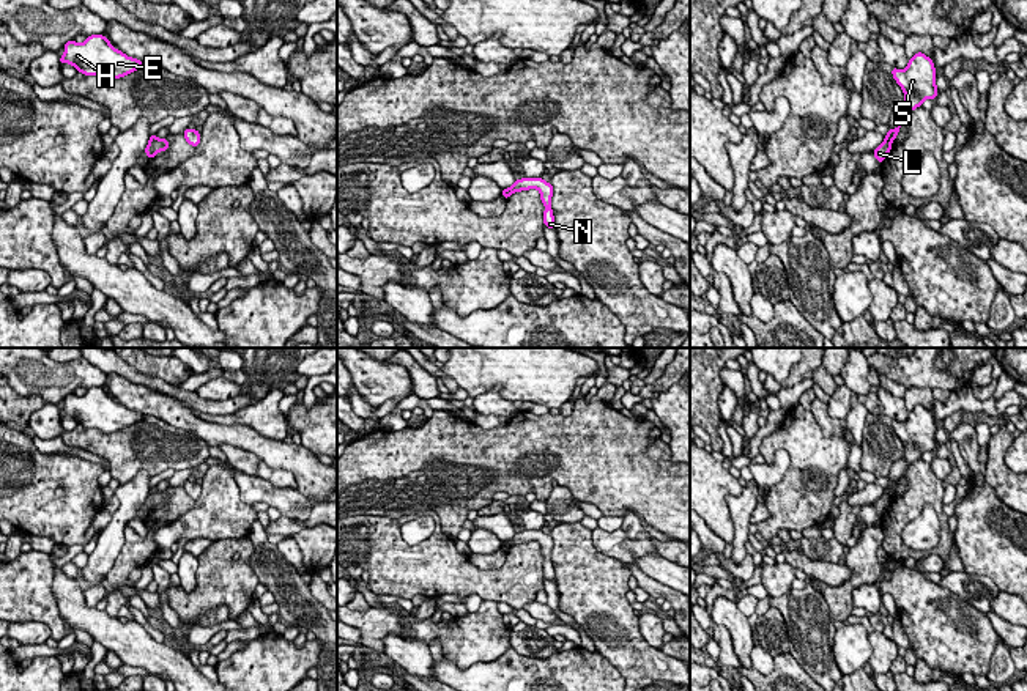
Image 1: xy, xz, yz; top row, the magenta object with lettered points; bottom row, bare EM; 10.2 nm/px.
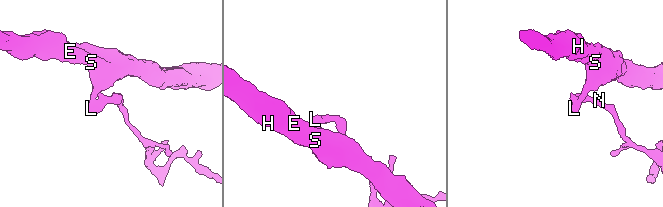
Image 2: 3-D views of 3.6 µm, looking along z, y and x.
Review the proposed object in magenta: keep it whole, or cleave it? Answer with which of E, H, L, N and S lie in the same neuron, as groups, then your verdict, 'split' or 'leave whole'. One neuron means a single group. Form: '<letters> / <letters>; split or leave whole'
E H S / L N; split

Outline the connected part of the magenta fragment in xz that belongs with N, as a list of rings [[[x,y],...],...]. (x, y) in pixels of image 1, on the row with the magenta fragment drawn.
[[[521,178],[517,179],[509,189],[502,189],[502,194],[506,192],[514,194],[528,189],[537,189],[540,192],[540,200],[545,205],[543,224],[545,227],[554,230],[554,217],[551,211],[551,195],[553,195],[551,183],[547,183],[542,178]]]

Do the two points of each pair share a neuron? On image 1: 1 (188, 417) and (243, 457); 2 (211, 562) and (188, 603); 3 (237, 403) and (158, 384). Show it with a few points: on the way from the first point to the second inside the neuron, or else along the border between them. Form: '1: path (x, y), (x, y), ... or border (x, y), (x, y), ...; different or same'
1: border (218, 446), (237, 446), (259, 458); different
2: path (211, 573), (211, 581), (199, 594); same
3: path (218, 406), (203, 406), (177, 392); same

